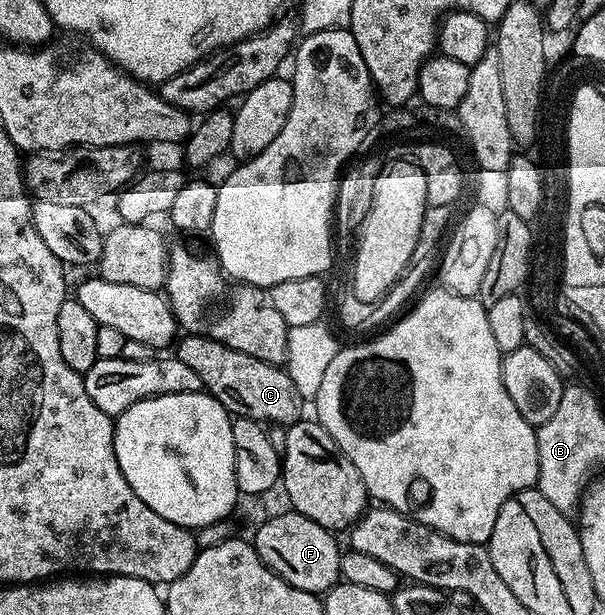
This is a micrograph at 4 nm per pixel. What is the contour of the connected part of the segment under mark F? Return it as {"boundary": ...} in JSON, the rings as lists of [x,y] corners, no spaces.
{"boundary":[[[290,510],[281,516],[270,516],[256,531],[254,546],[258,557],[278,577],[282,577],[294,589],[323,593],[334,584],[341,582],[340,557],[342,547],[336,544],[337,536],[318,521],[310,521],[302,513]]]}

